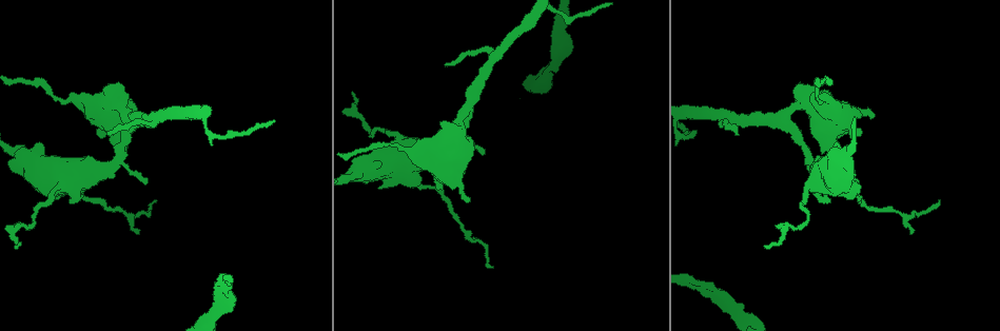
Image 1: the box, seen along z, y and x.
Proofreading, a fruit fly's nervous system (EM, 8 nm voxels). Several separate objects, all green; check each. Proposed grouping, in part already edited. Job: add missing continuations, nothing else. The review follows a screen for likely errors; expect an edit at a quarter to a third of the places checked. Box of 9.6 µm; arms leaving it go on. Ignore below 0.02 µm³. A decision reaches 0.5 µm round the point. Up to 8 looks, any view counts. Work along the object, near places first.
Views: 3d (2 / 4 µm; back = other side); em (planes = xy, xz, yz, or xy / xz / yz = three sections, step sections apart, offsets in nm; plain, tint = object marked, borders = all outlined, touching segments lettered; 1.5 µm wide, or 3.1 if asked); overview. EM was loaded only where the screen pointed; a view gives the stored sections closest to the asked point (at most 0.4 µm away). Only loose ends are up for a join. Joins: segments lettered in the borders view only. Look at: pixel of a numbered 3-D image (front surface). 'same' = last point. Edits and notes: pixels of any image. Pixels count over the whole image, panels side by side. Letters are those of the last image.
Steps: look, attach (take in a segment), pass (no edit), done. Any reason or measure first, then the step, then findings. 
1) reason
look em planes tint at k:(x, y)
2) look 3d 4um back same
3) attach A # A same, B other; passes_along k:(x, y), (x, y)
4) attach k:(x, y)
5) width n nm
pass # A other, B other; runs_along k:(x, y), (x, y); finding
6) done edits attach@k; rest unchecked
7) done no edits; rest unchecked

look 3d 4um at 1:(939, 199)

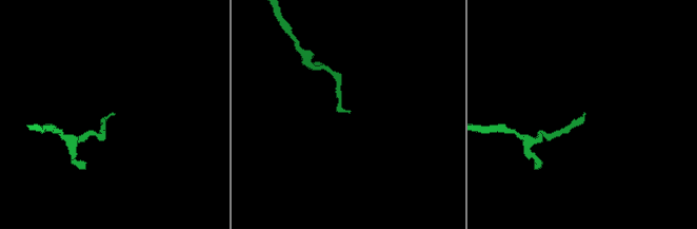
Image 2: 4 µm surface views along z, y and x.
look em planes borders at 2:(114, 115)

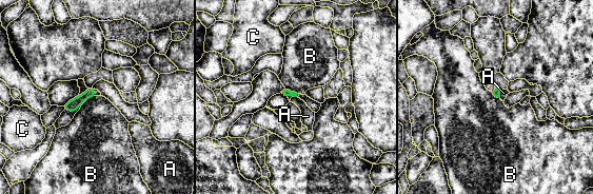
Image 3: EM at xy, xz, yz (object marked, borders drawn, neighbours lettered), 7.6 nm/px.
pass # A other, B other, C other; border 3:(284, 86), (297, 93); none of them fits

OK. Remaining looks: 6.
an open end
look em planes plain at 1:(572, 43)

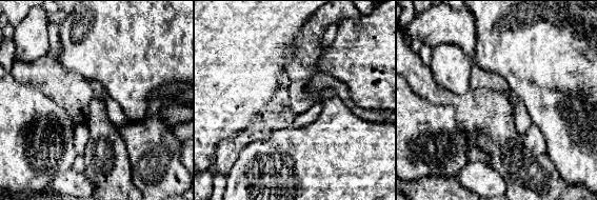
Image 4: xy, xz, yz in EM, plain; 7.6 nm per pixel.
see the neighbours
look em planes borders same

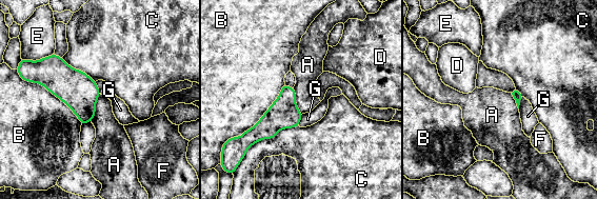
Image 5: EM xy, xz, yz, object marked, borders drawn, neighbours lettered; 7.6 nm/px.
pass # A other, B other, C other, D other, E other, F other, G other; border 5:(100, 94), (91, 121); none of them fits

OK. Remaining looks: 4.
tapers out
look 3d 2um at 1:(483, 150)

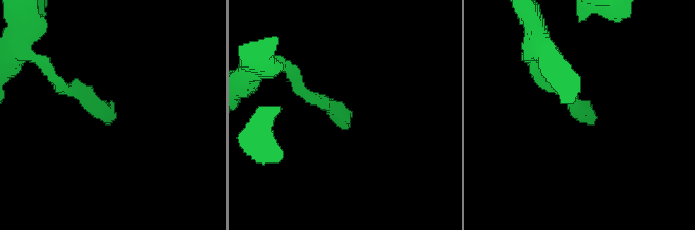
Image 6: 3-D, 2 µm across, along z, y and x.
look em xy step 4 borders at 6:(349, 120)

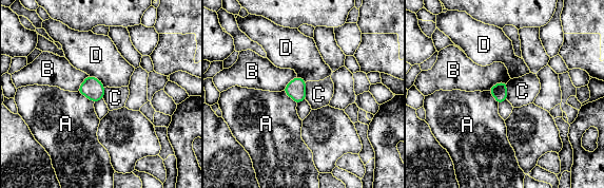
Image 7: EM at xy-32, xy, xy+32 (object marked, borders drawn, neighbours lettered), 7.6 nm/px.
another direction
look em planes borders same

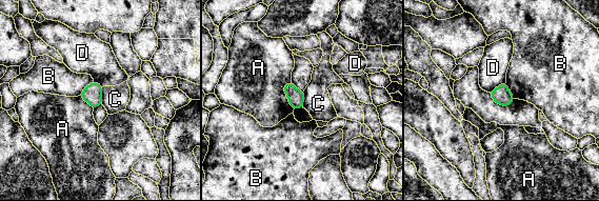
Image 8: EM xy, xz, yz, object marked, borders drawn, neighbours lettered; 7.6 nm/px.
pass # A other, B other, C other, D other; border 8:(101, 87), (102, 103); none of them fits

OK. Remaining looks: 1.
done no edits; rest unchecked

